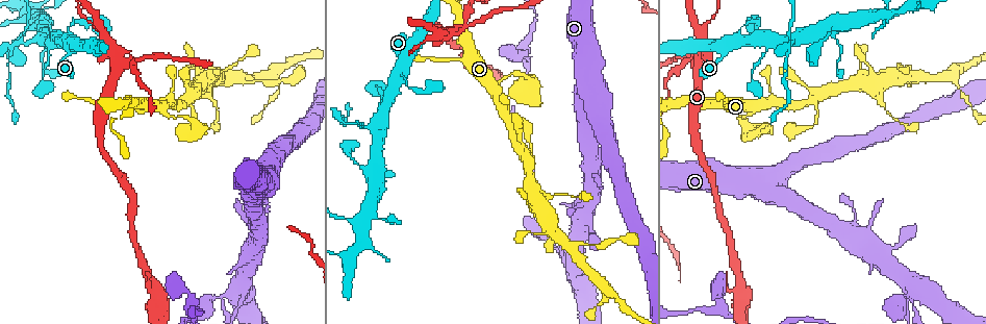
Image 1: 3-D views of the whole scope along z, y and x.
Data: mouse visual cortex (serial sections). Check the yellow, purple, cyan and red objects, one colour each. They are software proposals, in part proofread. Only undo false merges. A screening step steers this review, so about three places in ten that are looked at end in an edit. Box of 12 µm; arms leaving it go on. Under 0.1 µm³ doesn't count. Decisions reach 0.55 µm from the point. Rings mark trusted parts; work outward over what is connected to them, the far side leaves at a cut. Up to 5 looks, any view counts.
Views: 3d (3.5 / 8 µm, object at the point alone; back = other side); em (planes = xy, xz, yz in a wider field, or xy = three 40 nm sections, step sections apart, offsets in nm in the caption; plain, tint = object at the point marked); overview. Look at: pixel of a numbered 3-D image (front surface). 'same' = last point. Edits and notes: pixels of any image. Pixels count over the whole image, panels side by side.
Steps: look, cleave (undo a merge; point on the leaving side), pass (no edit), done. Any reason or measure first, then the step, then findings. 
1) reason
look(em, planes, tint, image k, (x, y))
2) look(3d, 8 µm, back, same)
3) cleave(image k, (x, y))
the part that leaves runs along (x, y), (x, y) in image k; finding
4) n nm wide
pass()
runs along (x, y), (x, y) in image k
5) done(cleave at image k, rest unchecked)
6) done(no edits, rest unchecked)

branch point
look(3d, 3.5 µm, image 1, (703, 35))

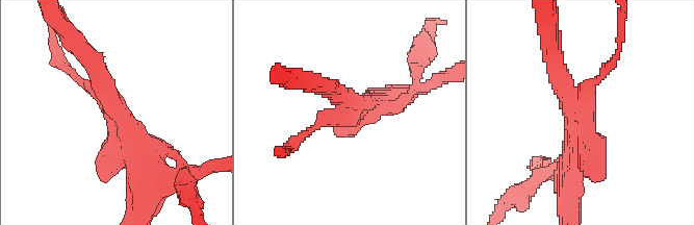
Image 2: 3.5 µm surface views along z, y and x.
look(em, xy, step 2, tint, image 2, (574, 113))

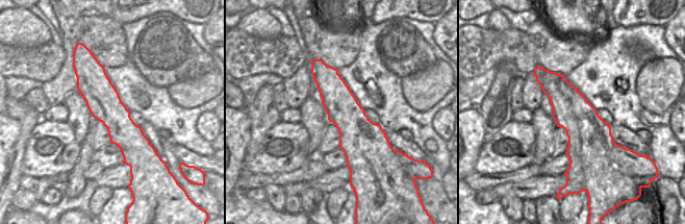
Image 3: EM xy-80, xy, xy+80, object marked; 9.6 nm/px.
cleave(image 2, (420, 48))
the part that leaves runs along (417, 82), (431, 24), (446, 24) in image 2; a second cell is stuck on

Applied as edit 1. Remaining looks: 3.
small branch off a trunk
look(3d, 3.5 µm, image 1, (792, 40))

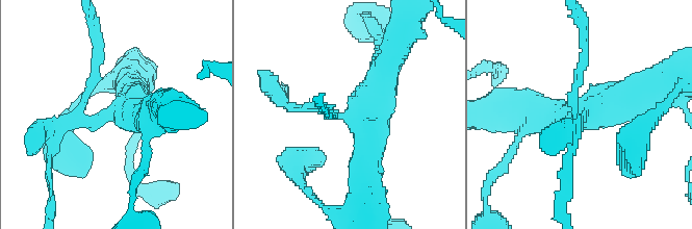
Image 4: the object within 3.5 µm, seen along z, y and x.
cleave(image 4, (94, 75))
the part that leaves runs along (334, 113), (289, 107), (283, 100) in image 4; a second cell is stuck on

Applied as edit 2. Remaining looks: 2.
done(cleave at image 2, cleave at image 4, rest unchecked)

